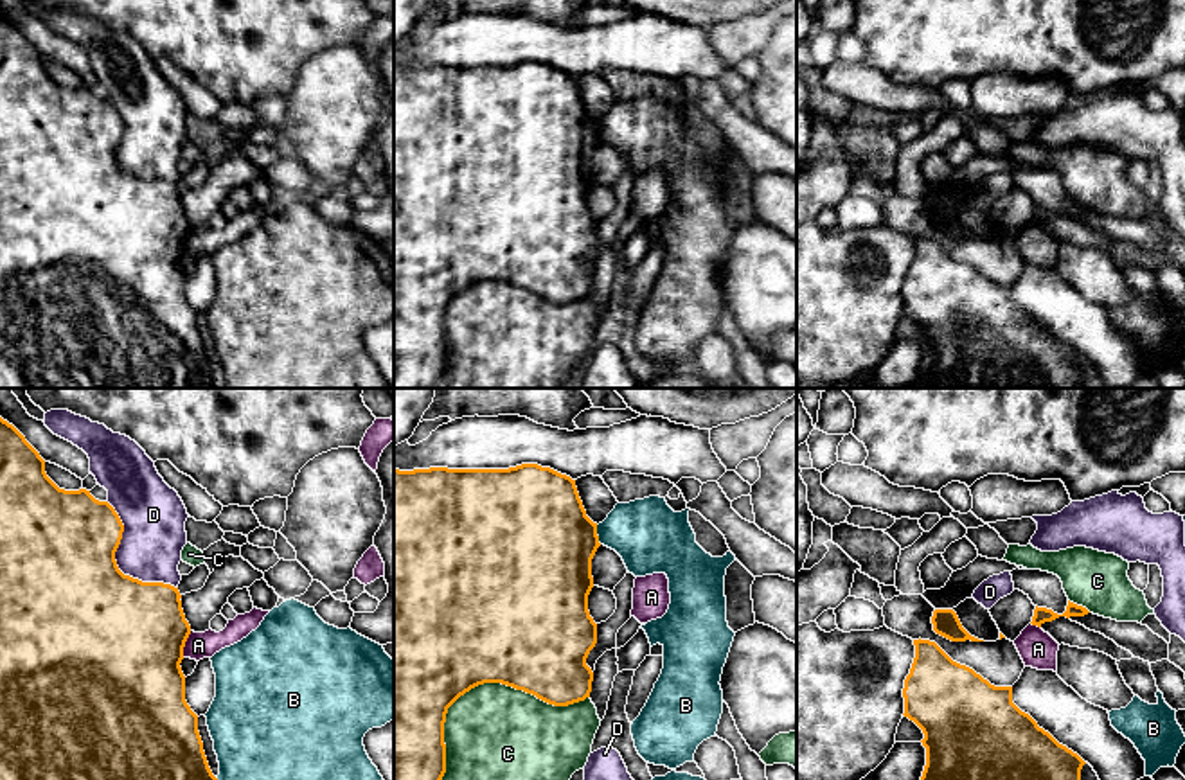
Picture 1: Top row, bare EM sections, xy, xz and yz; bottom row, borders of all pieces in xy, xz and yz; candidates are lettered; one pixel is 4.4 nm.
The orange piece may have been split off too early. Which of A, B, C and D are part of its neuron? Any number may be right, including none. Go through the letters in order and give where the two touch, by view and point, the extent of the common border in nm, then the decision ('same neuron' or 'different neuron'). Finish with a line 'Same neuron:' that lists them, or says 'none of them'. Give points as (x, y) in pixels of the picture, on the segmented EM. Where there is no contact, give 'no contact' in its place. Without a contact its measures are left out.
A: xy (184, 644) | 130 nm | different neuron
B: xz (596, 534) | 90 nm | different neuron
C: xz (482, 683) | 750 nm | different neuron
D: xy (115, 565) | 500 nm | different neuron
Same neuron: none of them

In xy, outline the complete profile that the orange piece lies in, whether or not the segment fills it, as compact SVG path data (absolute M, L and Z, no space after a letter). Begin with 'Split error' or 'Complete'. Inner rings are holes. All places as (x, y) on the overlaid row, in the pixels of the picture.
Complete. M0 417L0 780L218 780L207 762L203 742L198 731L198 715L185 701L185 676L182 672L183 647L191 634L191 625L182 609L178 588L164 582L142 582L124 575L115 561L124 525L108 501L95 500L90 491L59 489L45 473L45 460L25 440L25 437Z

